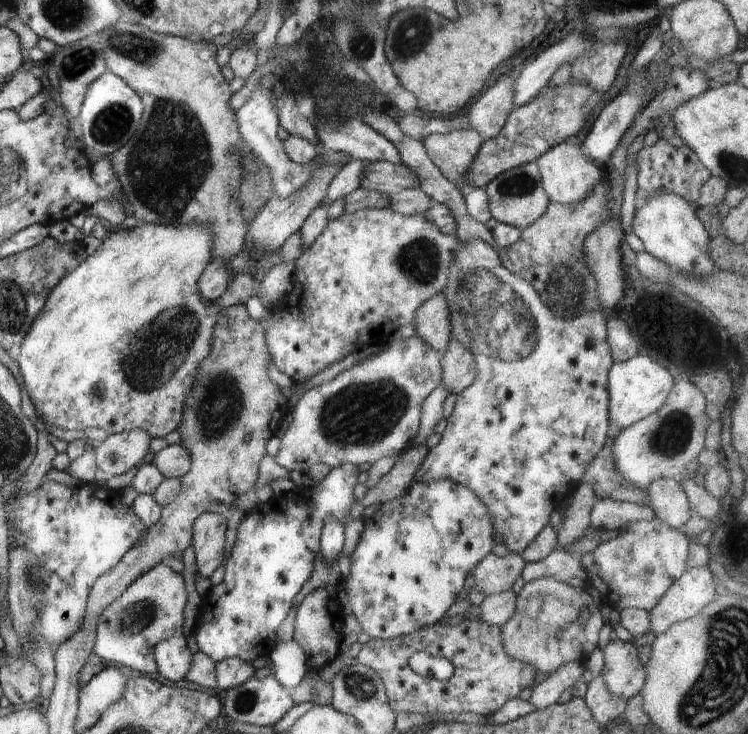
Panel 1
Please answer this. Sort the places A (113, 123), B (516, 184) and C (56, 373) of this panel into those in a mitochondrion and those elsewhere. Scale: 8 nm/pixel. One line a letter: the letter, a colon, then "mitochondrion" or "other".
A: mitochondrion
B: mitochondrion
C: other

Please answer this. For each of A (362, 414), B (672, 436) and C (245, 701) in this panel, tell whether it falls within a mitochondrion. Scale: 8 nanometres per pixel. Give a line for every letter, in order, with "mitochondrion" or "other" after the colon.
A: mitochondrion
B: mitochondrion
C: mitochondrion

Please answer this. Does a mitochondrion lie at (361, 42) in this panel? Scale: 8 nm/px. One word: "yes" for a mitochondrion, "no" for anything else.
yes

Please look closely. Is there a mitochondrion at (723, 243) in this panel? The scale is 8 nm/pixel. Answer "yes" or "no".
no

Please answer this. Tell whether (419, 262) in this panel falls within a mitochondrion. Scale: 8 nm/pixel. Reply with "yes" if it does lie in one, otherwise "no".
yes

